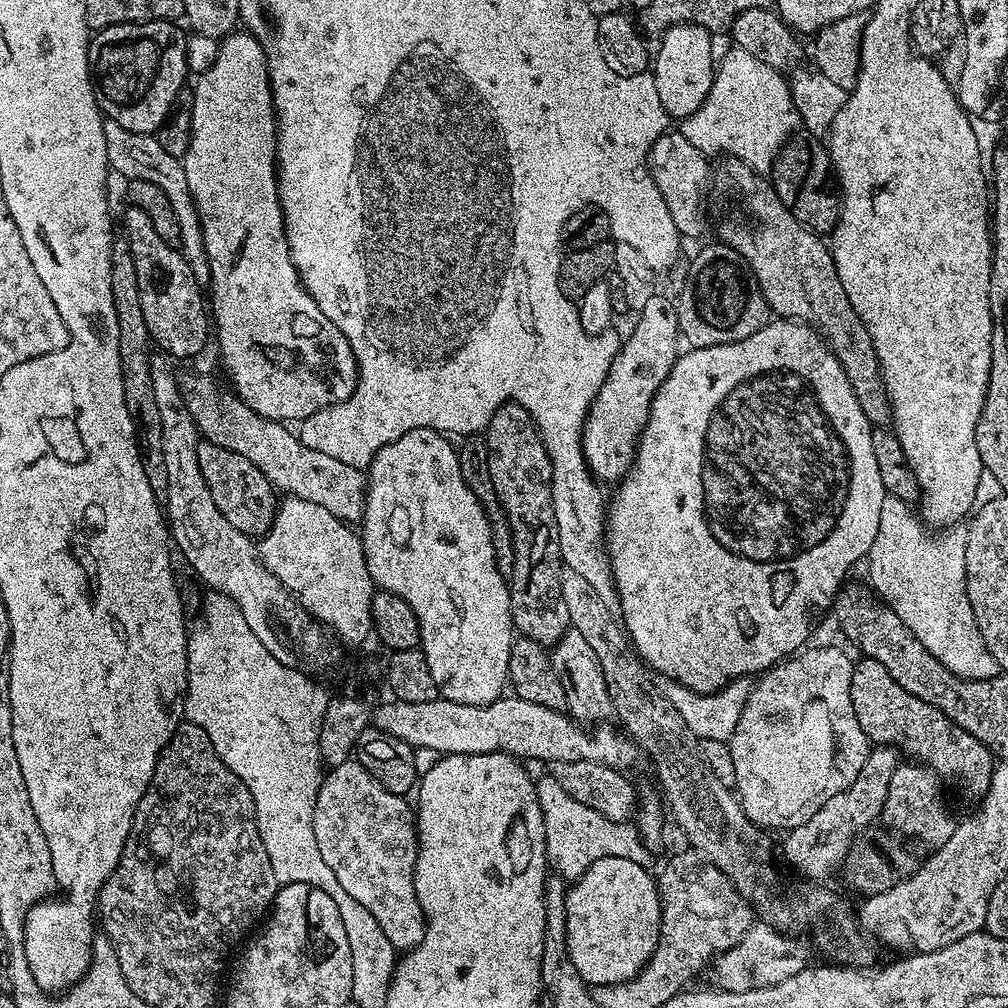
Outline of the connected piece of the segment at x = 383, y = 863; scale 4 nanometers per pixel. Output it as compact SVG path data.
M355 760L342 762L337 768L328 768L321 779L320 788L316 792L314 806L314 838L318 842L318 850L322 854L322 862L334 870L334 878L338 878L342 890L358 902L358 906L366 906L370 914L374 914L378 926L382 926L382 934L397 950L416 948L424 937L424 911L418 902L418 894L414 894L414 866L416 865L416 814L413 805L398 794L390 794L372 775Z

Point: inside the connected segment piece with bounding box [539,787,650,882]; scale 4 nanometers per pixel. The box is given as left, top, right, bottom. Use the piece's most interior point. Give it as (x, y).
(576, 837)

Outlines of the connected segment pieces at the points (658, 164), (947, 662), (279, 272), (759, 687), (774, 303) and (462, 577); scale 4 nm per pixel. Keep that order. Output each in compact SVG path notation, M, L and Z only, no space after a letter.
M669 130L659 136L648 151L648 169L654 178L654 186L658 186L658 194L666 202L666 210L670 210L670 218L674 218L674 226L681 237L700 236L704 232L704 183L710 180L710 160L703 152L698 151L683 131Z
M885 495L882 515L878 517L878 538L874 538L866 557L867 583L946 670L963 680L999 676L998 662L982 642L982 630L974 622L974 610L970 610L966 594L967 527L949 527L937 535L937 540L931 535L935 536L909 504Z
M236 30L223 37L217 50L217 57L208 70L198 76L196 88L191 89L192 94L192 141L186 150L183 164L186 172L186 181L189 193L192 196L193 206L200 216L201 234L203 236L204 253L208 258L211 272L210 291L210 316L214 321L214 340L220 343L220 356L232 375L231 387L244 403L266 420L281 422L299 422L305 420L323 408L329 408L340 400L348 400L356 389L358 369L356 355L352 352L350 342L322 310L318 310L318 302L310 298L300 280L298 270L290 258L288 239L284 229L284 211L280 205L280 182L278 179L278 165L276 163L276 107L272 101L272 81L268 78L268 63L266 54L260 43L250 35L247 30Z
M805 647L789 656L788 659L781 660L753 683L750 698L746 698L746 706L742 710L742 718L738 718L738 726L734 726L734 734L726 742L734 758L734 774L736 775L734 788L744 812L816 812L822 806L822 802L826 802L828 792L836 793L836 784L832 784L832 780L836 780L836 768L840 768L840 788L844 792L850 786L850 782L858 778L858 770L862 770L866 762L870 751L870 741L862 730L862 726L858 726L858 718L854 714L854 702L850 702L853 657L848 657L840 648L812 647Z
M724 158L714 168L714 184L716 180L716 232L719 243L728 245L744 259L758 282L762 294L766 298L769 309L777 317L795 320L820 335L828 343L828 349L838 358L842 370L846 370L846 378L850 378L850 386L854 390L854 398L858 406L862 406L862 414L866 414L868 423L873 426L888 426L892 423L892 407L888 401L888 391L880 373L878 354L874 350L874 342L870 338L870 330L862 322L858 310L850 306L850 298L846 298L846 290L842 290L842 282L838 279L838 270L832 261L832 250L824 244L817 233L811 232L780 201L771 183L763 175L757 174L750 166L740 160Z
M419 428L402 434L394 442L382 446L382 450L376 452L376 457L366 469L367 492L365 494L365 508L362 519L362 543L364 545L364 557L366 566L370 570L370 578L377 589L384 589L390 594L404 598L417 615L421 638L419 647L424 653L426 662L430 666L430 675L436 683L437 693L446 699L462 704L490 704L503 697L508 684L508 663L510 662L510 650L514 639L512 627L512 597L510 595L509 581L498 570L494 558L494 546L490 538L490 522L478 502L478 498L462 482L462 470L458 466L456 457L457 449L452 448L453 441L445 433L435 432L433 428Z

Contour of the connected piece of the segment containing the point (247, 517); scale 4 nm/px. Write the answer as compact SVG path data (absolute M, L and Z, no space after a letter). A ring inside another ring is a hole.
M201 439L196 443L199 469L206 486L210 490L210 498L214 498L214 506L222 510L222 518L230 522L238 530L248 536L259 538L272 527L272 519L276 516L278 507L278 492L271 482L254 466L248 458L237 454L226 447Z

